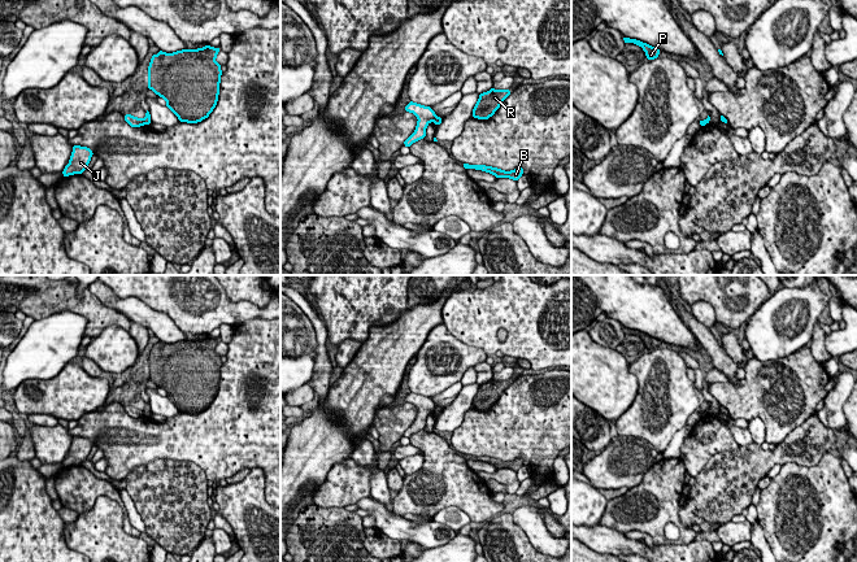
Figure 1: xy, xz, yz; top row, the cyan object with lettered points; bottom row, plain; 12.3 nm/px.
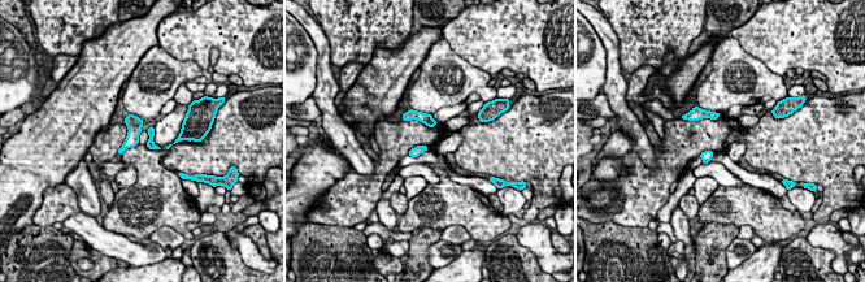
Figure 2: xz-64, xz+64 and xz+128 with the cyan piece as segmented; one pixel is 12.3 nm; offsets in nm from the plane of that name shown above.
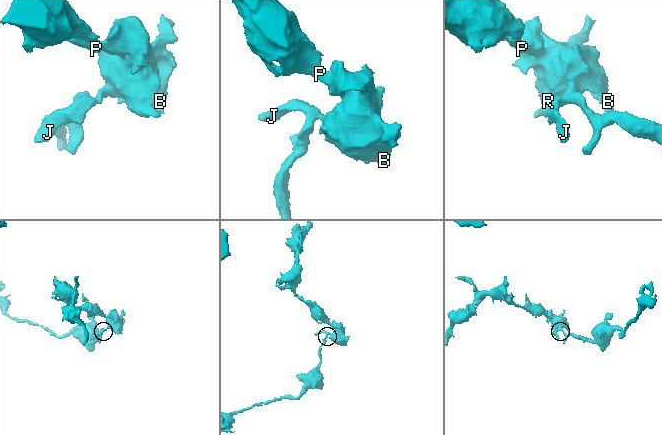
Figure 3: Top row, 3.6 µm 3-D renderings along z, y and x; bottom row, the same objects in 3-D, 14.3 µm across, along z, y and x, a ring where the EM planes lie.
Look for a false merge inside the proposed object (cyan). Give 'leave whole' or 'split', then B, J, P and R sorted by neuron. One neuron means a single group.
split; B P R / J

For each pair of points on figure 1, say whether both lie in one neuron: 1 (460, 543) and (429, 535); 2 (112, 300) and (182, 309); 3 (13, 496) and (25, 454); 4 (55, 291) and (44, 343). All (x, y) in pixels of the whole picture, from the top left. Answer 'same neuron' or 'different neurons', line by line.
1: different neurons
2: different neurons
3: different neurons
4: different neurons

